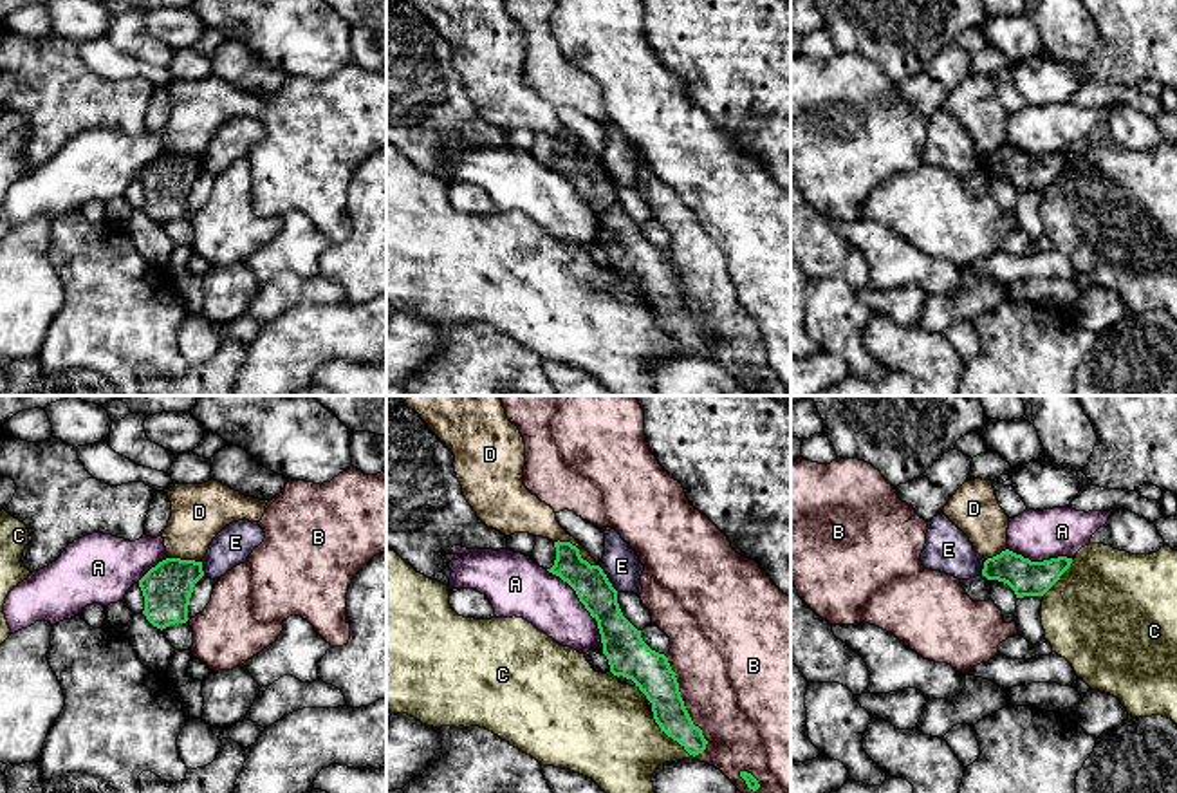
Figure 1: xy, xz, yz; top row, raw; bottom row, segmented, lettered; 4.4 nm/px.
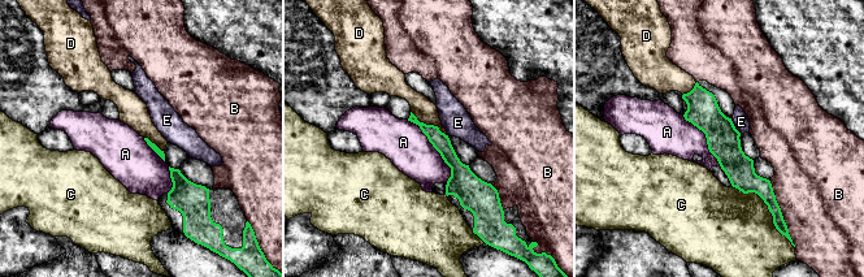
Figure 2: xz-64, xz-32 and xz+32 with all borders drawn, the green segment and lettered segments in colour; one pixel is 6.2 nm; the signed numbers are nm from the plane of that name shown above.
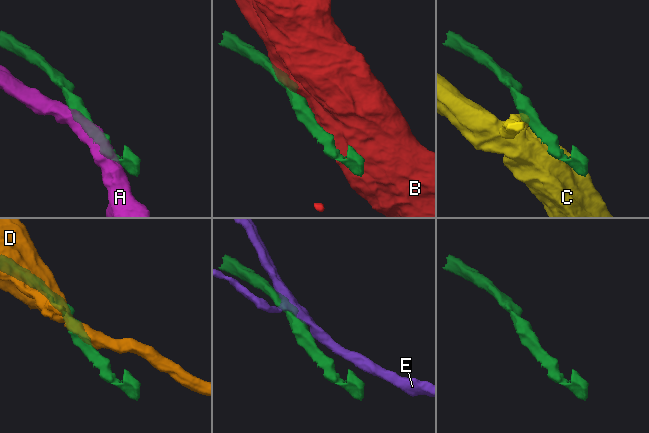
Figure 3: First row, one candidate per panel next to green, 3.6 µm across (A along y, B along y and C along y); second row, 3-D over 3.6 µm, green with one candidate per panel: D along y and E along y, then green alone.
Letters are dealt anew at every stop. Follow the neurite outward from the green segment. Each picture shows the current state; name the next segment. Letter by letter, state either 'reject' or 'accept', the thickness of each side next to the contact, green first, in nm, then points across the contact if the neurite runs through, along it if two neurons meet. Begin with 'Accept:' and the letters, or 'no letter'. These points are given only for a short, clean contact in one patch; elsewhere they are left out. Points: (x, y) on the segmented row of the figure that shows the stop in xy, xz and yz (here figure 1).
Accept: no letter
A: reject; calibres 180 and 240 nm
B: reject; calibres 180 and 500 nm
C: reject; calibres 170 and 400 nm
D: reject; calibres 160 and 160 nm
E: reject; calibres 160 and 160 nm; border xz (598, 566), (618, 591)

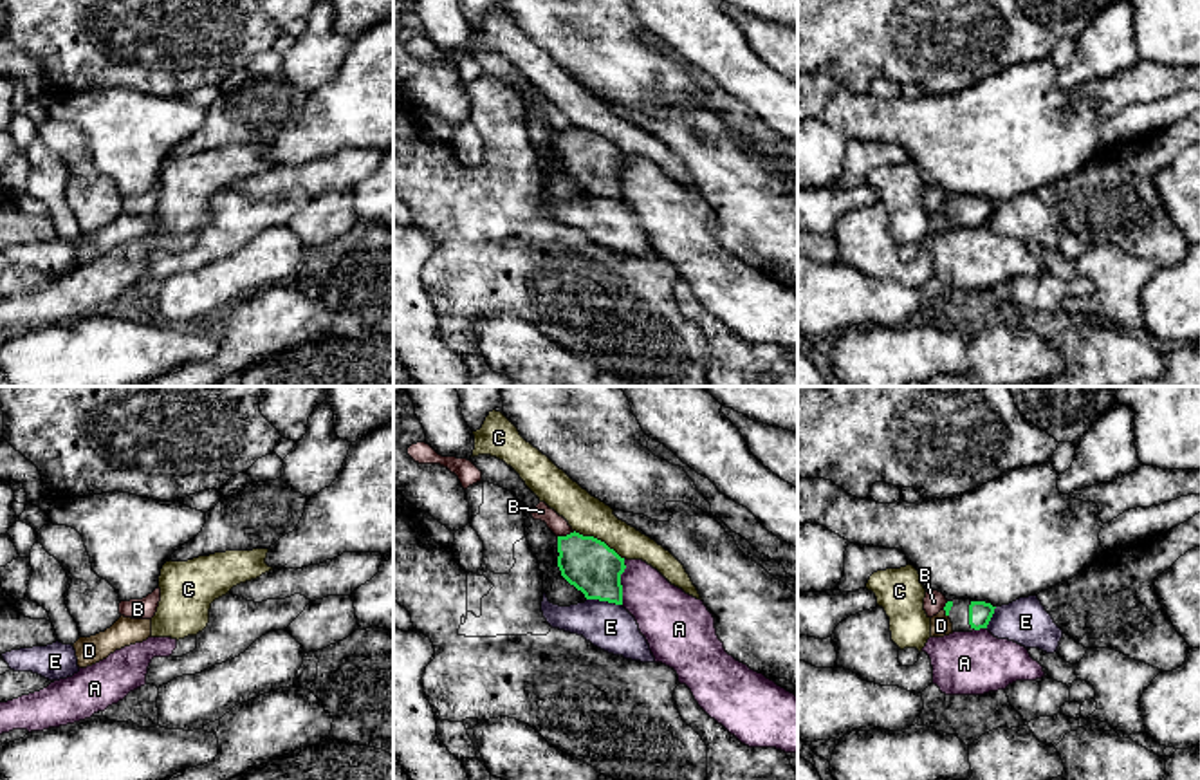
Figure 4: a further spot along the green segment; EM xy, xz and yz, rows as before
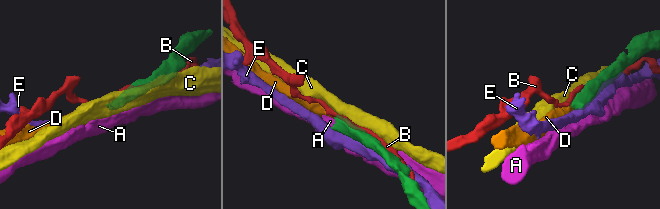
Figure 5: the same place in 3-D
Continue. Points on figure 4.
Accept: D
A: reject; calibres 240 and 260 nm
B: reject; calibres 240 and 80 nm
C: reject; calibres 240 and 180 nm
D: accept; calibres 30 and 100 nm; way yz (950, 603), (946, 612), (941, 625)
E: reject; calibres 240 and 220 nm

